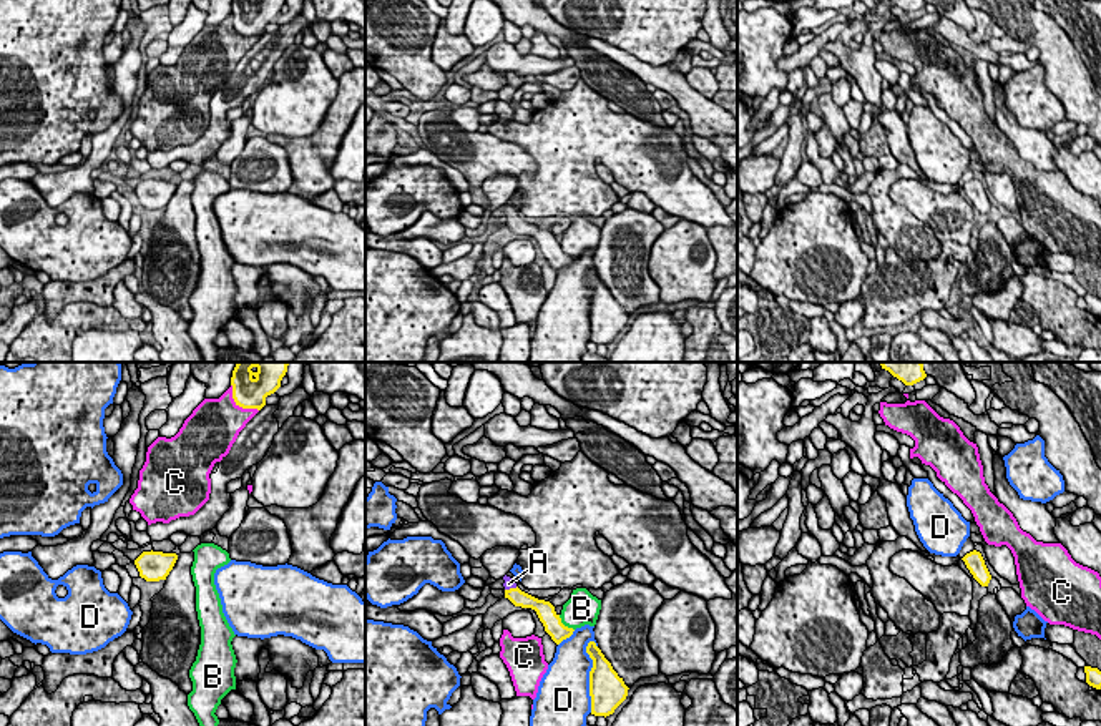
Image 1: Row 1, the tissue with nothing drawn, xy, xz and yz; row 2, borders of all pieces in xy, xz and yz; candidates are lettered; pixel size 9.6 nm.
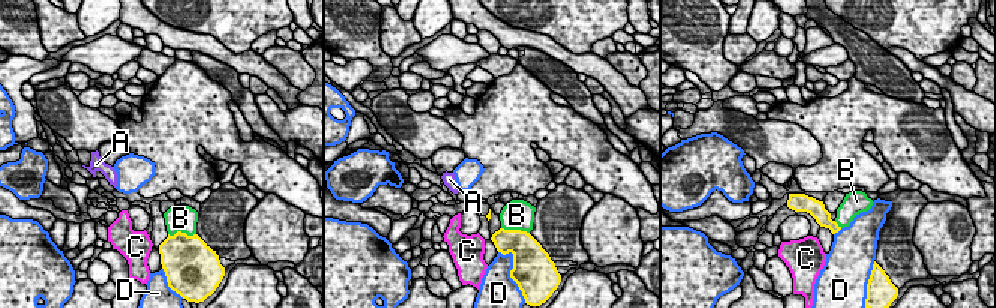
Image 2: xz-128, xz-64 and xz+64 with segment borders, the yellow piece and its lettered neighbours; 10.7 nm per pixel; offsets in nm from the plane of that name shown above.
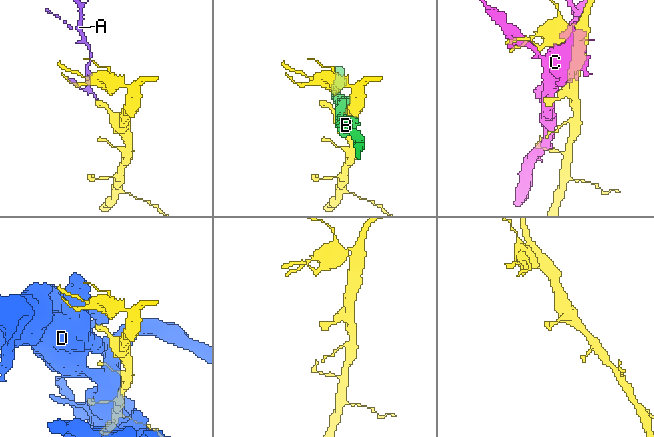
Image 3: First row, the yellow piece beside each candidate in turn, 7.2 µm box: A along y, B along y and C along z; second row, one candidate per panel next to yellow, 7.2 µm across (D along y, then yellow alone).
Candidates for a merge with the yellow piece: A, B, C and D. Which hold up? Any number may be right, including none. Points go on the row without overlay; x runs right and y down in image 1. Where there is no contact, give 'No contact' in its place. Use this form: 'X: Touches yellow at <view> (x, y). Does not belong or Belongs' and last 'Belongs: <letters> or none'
A: Touches yellow at xz (510, 216). Belongs
B: Touches yellow at xz (563, 253). Does not belong
C: Touches yellow at xy (238, 32). Does not belong
D: Touches yellow at xz (590, 304). Does not belong
Belongs: A

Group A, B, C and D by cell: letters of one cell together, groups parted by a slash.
A / B / C / D

